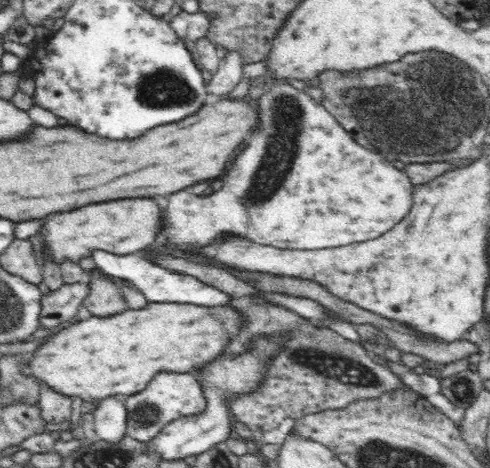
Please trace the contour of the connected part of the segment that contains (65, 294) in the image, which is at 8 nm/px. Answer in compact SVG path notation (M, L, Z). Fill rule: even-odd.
M88 282L64 283L54 292L44 290L38 330L43 333L75 319L80 310L83 309L83 301L88 296L88 292Z

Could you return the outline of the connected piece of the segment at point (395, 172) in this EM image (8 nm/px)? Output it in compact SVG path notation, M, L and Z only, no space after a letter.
M272 82L270 88L256 100L260 106L260 130L252 134L248 140L248 146L234 158L230 170L222 176L222 190L214 192L212 196L198 198L198 196L188 196L188 192L176 192L168 196L168 226L167 235L172 240L174 247L204 247L205 244L213 242L216 235L230 231L232 234L243 235L248 241L259 243L261 246L280 246L282 250L320 250L320 248L332 248L332 246L348 246L352 242L366 242L368 238L376 238L376 234L384 234L388 226L396 226L404 214L408 214L408 206L412 206L412 181L406 171L398 169L392 161L389 161L384 155L370 152L370 149L363 147L342 127L328 109L312 95L288 84L288 82Z

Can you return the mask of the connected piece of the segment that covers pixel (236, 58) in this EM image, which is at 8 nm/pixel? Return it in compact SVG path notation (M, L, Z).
M228 51L221 58L219 68L213 73L213 77L209 84L206 84L206 89L212 94L227 94L234 90L242 78L244 78L244 57L240 56L240 52Z

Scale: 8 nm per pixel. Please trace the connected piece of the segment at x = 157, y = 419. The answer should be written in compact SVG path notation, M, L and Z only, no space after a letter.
M161 372L152 378L148 386L130 397L125 397L126 422L128 437L140 442L152 440L169 422L184 415L194 415L203 411L205 398L200 382L193 374L173 374Z

